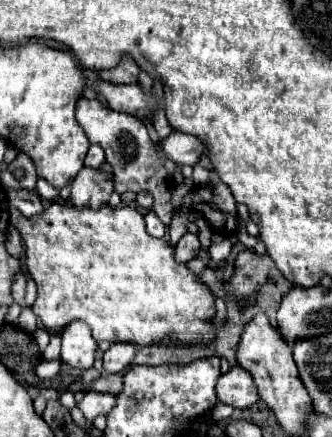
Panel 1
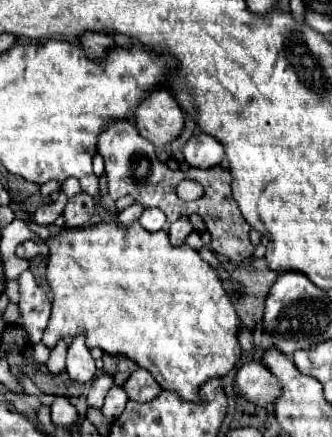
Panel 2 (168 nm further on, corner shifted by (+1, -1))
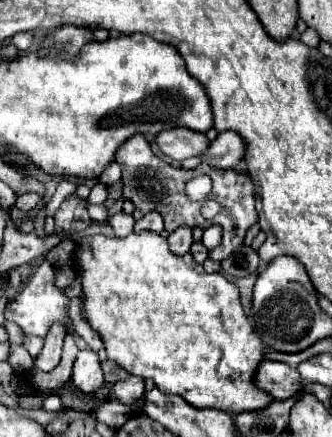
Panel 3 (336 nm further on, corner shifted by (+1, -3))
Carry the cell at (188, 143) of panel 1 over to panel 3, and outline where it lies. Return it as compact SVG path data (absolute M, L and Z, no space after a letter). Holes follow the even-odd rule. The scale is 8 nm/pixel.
M223 131L211 141L209 149L201 155L203 163L209 163L219 169L233 169L243 161L245 155L245 141L241 141L239 133Z

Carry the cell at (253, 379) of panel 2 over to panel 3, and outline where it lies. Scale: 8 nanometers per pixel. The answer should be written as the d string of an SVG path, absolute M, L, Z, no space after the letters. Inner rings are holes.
M267 359L259 365L259 371L255 375L255 385L271 393L277 401L283 401L293 397L303 387L303 379L297 373L297 369L289 367L287 363Z

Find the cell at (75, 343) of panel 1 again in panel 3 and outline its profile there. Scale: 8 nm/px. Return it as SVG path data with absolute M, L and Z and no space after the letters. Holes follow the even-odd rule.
M81 351L77 355L71 379L73 379L75 387L81 389L87 395L91 395L91 393L95 393L97 389L103 387L105 377L103 377L103 371L101 371L101 361L99 361L95 351Z

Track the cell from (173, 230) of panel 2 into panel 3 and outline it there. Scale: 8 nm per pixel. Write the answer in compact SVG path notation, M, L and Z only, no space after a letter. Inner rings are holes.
M179 227L173 233L167 235L167 243L171 253L175 255L185 255L189 253L191 245L193 245L193 237L191 237L191 229L189 227Z

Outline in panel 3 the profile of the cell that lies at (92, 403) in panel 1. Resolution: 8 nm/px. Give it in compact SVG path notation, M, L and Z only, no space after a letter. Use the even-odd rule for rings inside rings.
M129 375L127 379L117 381L117 383L113 385L113 391L115 391L115 397L117 397L123 405L133 405L135 399L145 393L145 381L143 381L143 377L133 377L133 375Z

